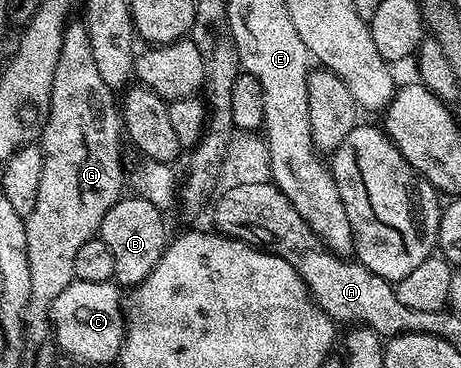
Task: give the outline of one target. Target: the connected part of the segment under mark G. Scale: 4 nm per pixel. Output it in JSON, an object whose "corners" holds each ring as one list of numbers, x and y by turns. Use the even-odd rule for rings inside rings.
{"corners":[[83,21,68,22,63,31,61,57,57,61,57,73,53,73,53,93,49,105,49,117,41,132,43,148,43,168,41,185,37,185,37,205,33,213,26,215,27,240,29,241,29,277,33,281,31,300,27,310,27,330,25,339,35,347,50,340,53,328,49,318,53,301,61,297,63,290,75,279,74,258,81,245,99,234,105,213,124,194,123,163,119,160,119,133,121,137,121,111,117,106,117,95,101,77,97,62,90,48,87,25]]}

